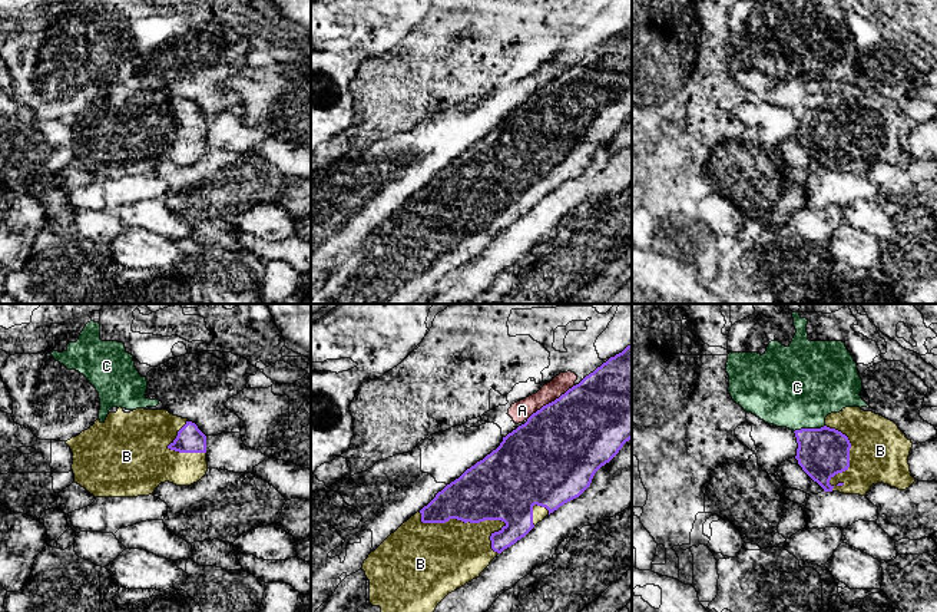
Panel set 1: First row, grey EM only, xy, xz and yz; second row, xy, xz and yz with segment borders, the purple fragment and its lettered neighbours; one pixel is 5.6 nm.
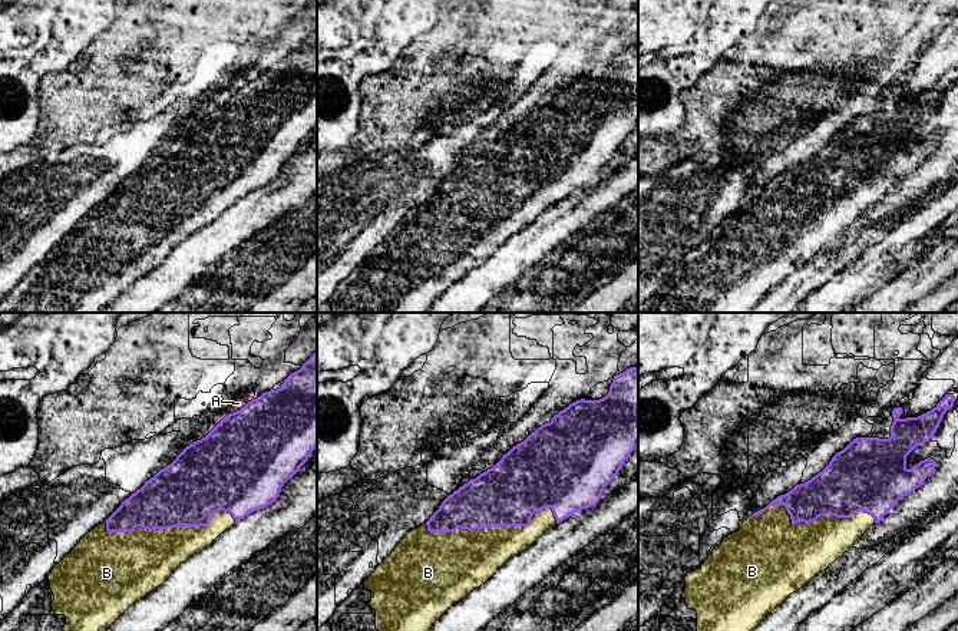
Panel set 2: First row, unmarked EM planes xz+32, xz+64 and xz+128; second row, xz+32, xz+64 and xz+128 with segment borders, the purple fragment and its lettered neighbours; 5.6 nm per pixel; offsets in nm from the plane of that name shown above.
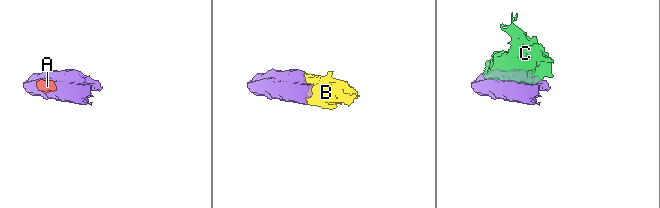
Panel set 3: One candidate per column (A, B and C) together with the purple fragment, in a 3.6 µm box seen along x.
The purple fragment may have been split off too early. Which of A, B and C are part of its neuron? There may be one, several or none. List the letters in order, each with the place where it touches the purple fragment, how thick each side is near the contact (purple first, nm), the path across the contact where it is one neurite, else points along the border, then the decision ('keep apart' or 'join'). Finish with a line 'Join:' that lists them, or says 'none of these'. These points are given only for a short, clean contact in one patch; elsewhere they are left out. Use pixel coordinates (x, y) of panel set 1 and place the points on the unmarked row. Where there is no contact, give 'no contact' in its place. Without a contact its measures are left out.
A: contact xz (549, 82); calibres 480 and 110 nm; border xz (573, 63), (526, 98); keep apart
B: contact xz (474, 201); calibres 360 and 380 nm; join
C: contact yz (808, 108); calibres 280 and 460 nm; keep apart
Join: B

